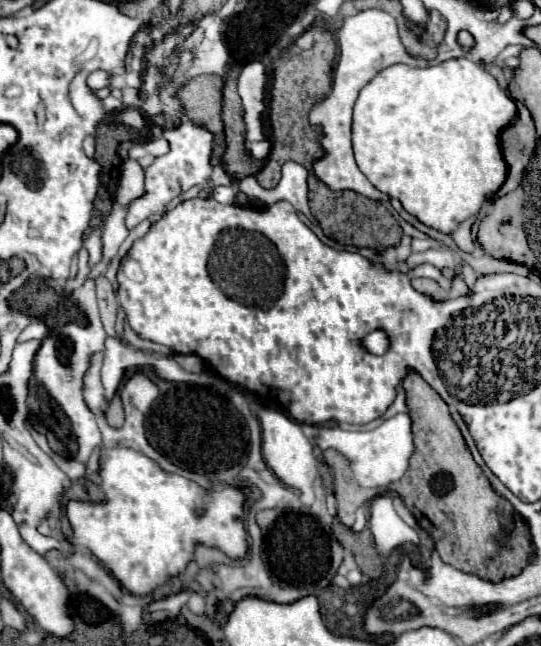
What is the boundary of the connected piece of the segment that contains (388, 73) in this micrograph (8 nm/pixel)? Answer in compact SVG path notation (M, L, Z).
M452 58L452 60L444 60L436 66L428 66L428 68L416 68L416 66L408 66L408 64L394 64L390 68L384 68L382 72L378 72L360 92L356 106L354 106L354 124L352 124L352 142L354 142L354 156L356 156L356 164L362 170L362 174L372 182L372 186L376 186L380 192L388 194L390 198L398 198L404 206L404 210L412 216L416 216L422 224L444 232L444 234L452 234L466 218L476 216L482 208L482 204L486 202L486 198L490 198L492 194L498 192L498 188L504 184L506 180L506 162L502 160L502 152L498 146L498 134L504 126L510 124L510 120L514 120L516 116L516 104L514 100L498 86L496 78L486 72L480 64L468 60L468 58Z

